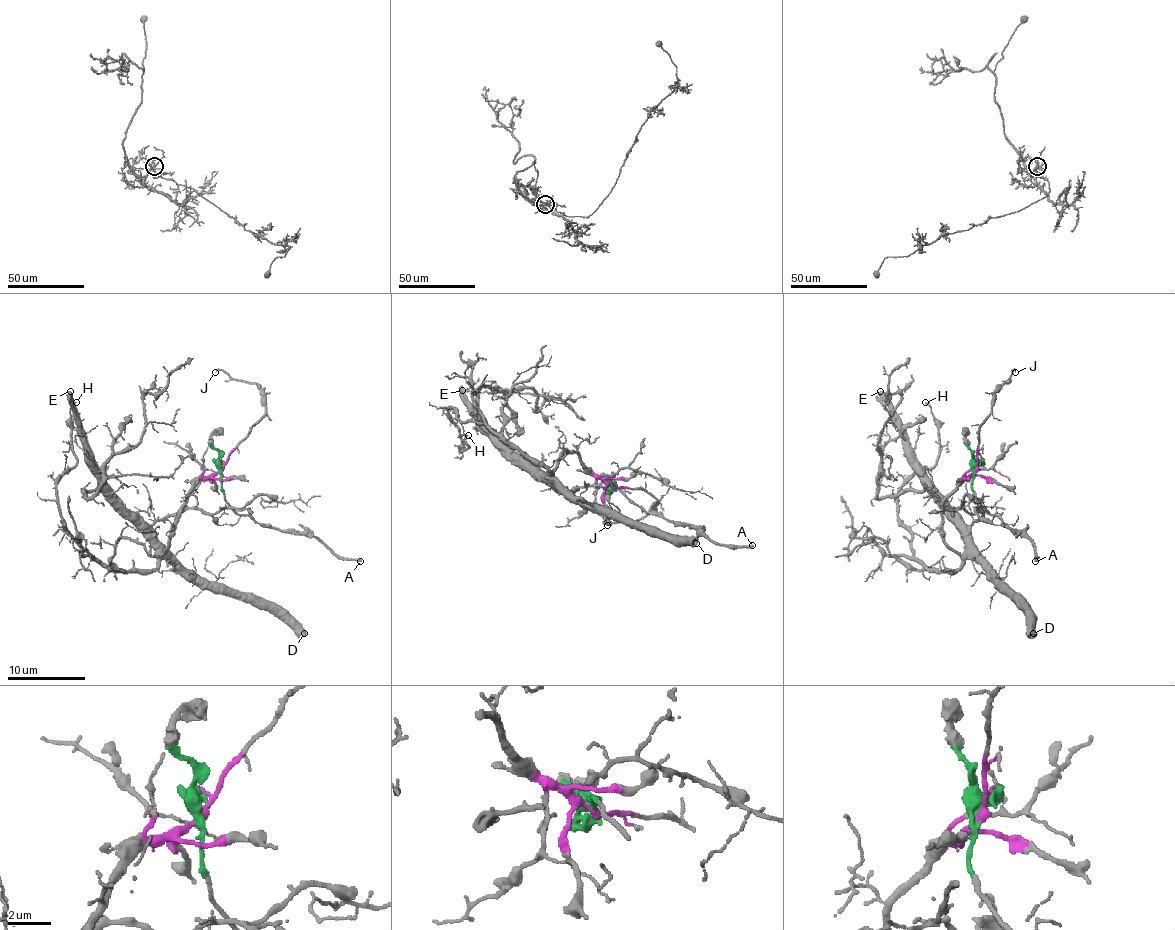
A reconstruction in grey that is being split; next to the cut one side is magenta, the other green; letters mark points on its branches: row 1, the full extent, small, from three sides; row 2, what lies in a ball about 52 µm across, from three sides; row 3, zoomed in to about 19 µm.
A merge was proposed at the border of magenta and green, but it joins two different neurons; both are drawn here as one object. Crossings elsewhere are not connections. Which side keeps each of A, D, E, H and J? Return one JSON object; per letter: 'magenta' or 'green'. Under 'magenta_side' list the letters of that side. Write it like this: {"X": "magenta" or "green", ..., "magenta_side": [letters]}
{"A": "green", "D": "magenta", "E": "magenta", "H": "magenta", "J": "magenta", "magenta_side": ["D", "E", "H", "J"]}

